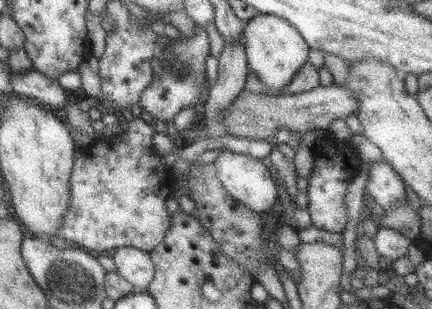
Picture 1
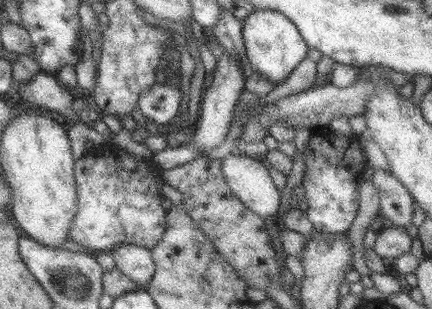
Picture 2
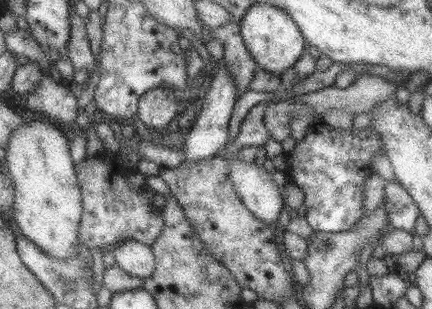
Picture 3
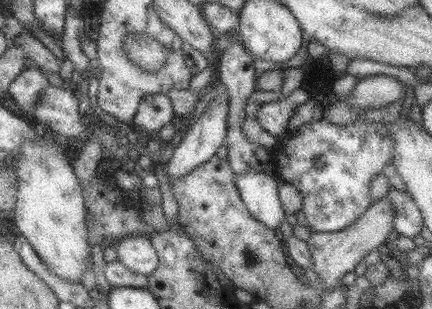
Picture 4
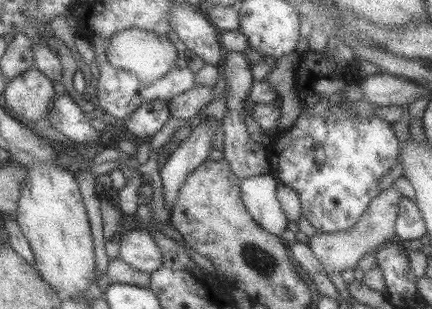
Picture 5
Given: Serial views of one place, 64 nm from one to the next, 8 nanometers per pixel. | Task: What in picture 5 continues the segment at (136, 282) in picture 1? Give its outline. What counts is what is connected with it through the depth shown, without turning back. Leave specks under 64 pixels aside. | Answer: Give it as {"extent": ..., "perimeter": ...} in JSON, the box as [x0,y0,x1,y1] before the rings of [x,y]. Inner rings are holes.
{"extent":[119,226,163,274],"perimeter":[[[139,226],[119,236],[119,260],[137,272],[153,274],[159,270],[163,256],[159,244],[153,238],[153,232]]]}

